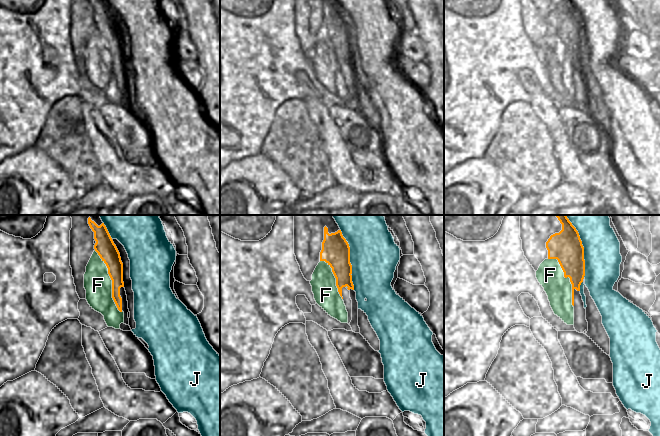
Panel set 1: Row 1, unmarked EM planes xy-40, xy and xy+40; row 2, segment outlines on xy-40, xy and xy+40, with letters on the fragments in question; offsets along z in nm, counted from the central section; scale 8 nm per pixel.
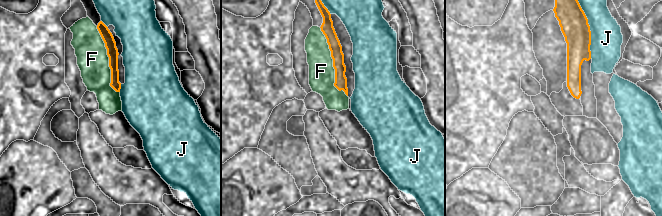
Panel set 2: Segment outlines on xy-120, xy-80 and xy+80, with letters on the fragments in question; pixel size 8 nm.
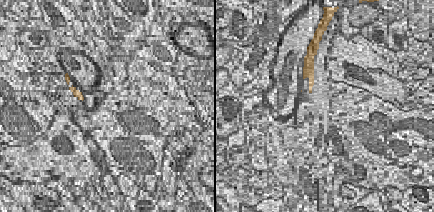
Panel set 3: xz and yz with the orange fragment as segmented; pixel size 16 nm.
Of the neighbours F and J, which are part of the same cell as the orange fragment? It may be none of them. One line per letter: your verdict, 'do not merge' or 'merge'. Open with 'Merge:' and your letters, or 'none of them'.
Merge: F
F: merge
J: do not merge

